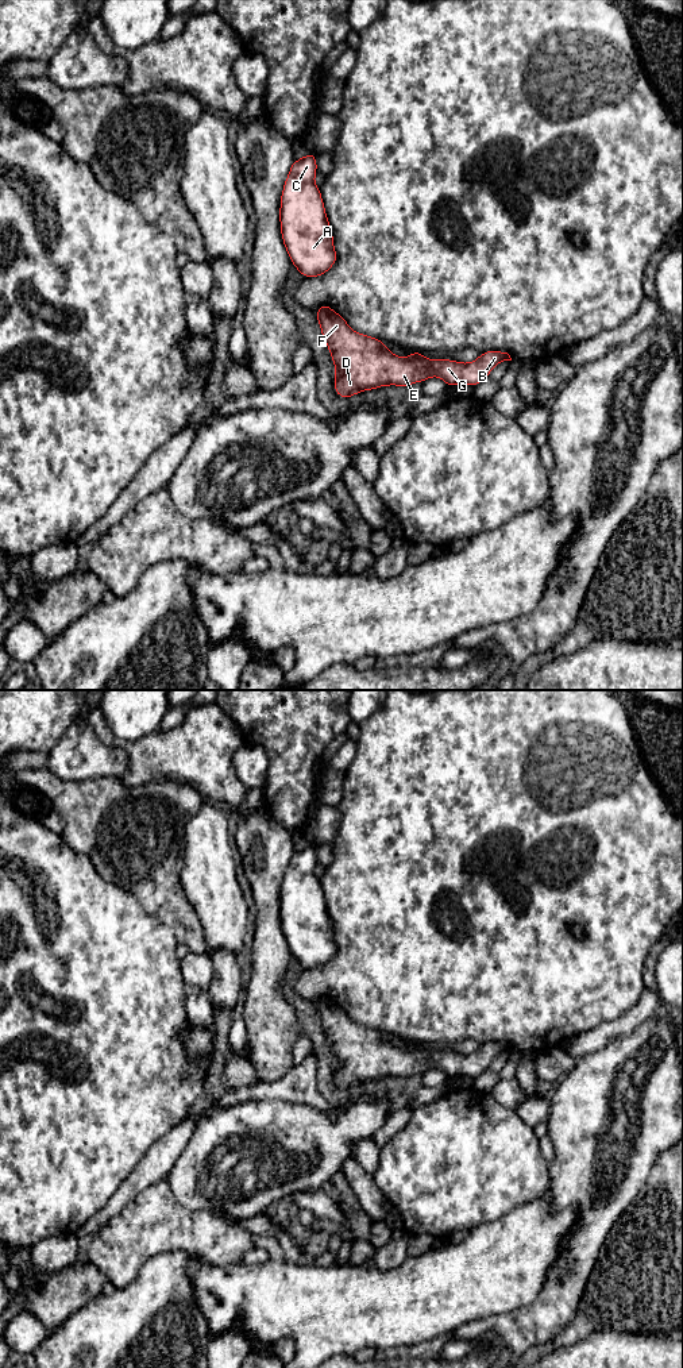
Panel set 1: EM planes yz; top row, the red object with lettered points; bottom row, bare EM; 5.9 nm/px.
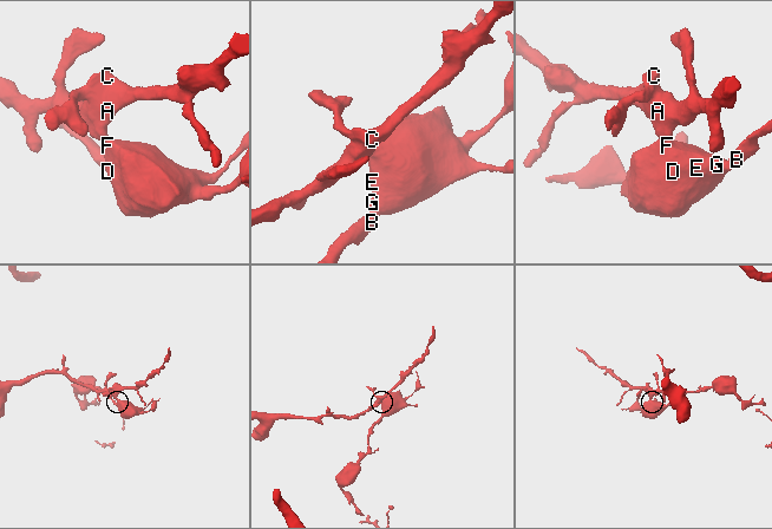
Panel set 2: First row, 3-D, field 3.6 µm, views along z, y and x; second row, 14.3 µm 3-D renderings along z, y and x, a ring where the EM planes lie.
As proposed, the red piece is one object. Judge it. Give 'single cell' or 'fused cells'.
fused cells

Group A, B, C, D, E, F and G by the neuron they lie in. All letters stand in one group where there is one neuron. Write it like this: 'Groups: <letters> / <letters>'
Groups: A C / B D E F G

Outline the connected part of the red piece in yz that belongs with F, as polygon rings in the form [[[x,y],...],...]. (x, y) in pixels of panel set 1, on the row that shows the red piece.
[[[317,309],[316,319],[336,367],[333,388],[342,398],[381,386],[406,388],[425,382],[429,377],[440,377],[448,388],[476,386],[489,378],[498,363],[512,361],[508,352],[497,350],[481,352],[478,359],[468,363],[427,359],[420,351],[400,358],[385,346],[383,340],[354,331],[344,317],[332,309]]]

